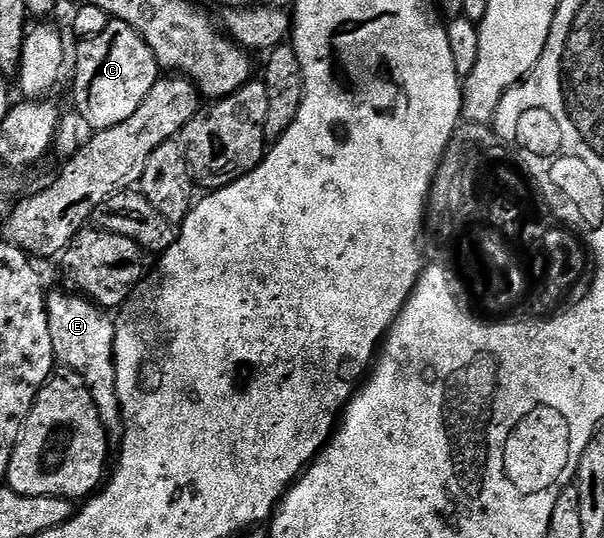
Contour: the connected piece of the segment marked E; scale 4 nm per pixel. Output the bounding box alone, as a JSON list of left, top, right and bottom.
[46,292,122,437]

